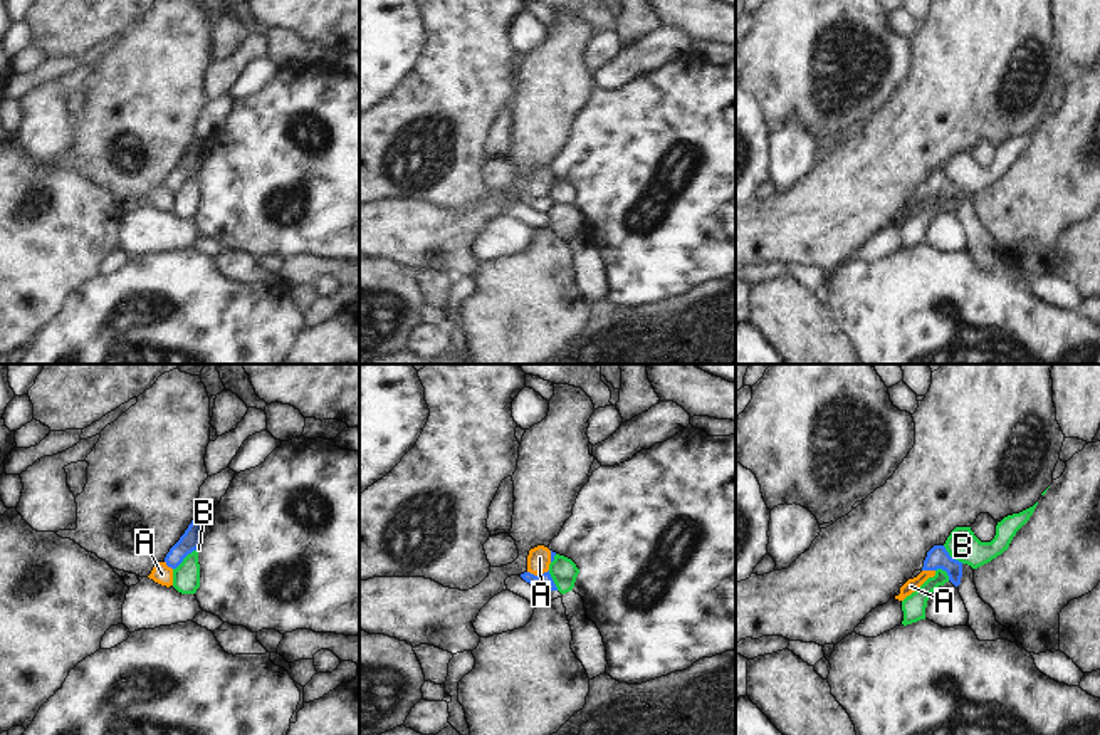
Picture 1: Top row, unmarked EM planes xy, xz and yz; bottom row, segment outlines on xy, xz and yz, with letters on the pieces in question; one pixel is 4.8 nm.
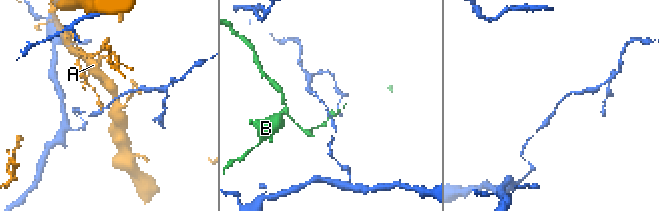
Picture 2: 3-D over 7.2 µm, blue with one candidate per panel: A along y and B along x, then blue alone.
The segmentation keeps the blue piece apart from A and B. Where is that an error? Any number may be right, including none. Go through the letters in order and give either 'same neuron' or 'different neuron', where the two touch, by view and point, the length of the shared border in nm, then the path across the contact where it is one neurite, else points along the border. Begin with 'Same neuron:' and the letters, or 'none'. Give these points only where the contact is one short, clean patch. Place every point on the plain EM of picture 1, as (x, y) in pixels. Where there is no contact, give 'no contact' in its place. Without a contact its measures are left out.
Same neuron: none
A: different neuron | xz (538, 198) | 110 nm
B: different neuron | xy (185, 180) | 170 nm | along xy (199, 172), (173, 193)

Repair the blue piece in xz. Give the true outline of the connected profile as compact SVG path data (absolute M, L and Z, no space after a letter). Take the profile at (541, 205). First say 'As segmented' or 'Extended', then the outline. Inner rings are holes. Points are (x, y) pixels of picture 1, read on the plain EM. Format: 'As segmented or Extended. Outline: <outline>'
As segmented. Outline: M549 195L544 198L531 198L531 196L524 196L521 198L521 201L529 206L531 210L541 213L541 215L558 215Z

